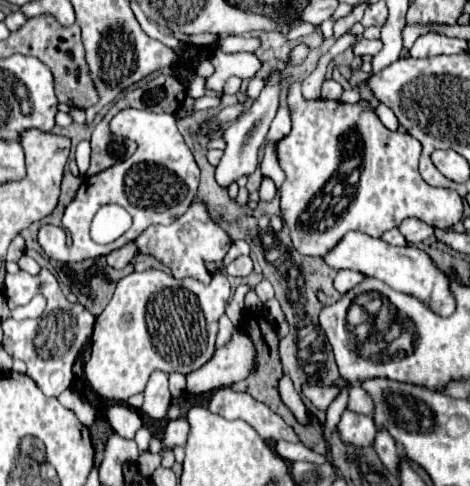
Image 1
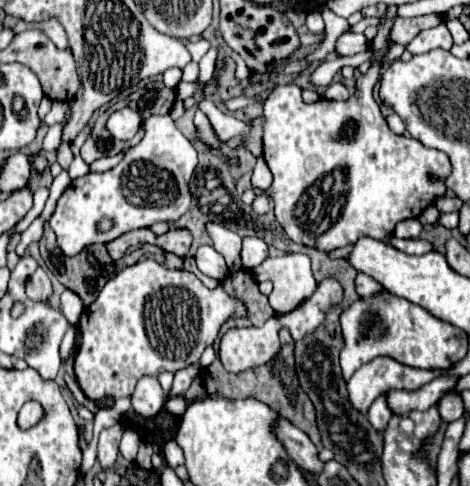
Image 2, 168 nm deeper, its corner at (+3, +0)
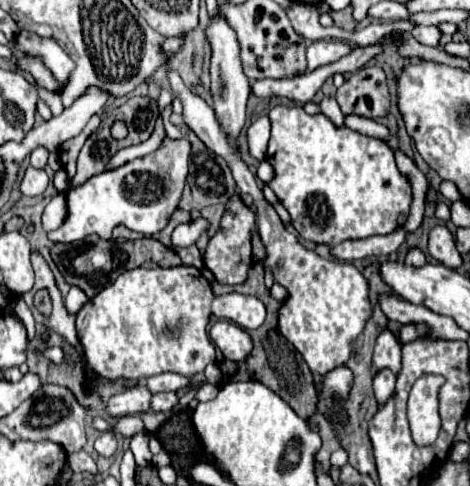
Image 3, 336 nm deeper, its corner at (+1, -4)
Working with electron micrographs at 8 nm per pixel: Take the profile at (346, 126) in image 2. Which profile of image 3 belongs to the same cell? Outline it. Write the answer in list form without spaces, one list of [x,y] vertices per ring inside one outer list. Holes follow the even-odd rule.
[[[275,106],[269,112],[269,122],[271,140],[267,160],[275,168],[275,178],[269,182],[269,186],[289,210],[293,228],[301,238],[317,244],[337,246],[343,240],[361,240],[375,234],[389,234],[399,224],[405,224],[411,204],[411,186],[407,178],[399,174],[393,150],[383,140],[367,138],[349,128],[337,128],[327,116],[311,116],[303,110],[303,106]]]

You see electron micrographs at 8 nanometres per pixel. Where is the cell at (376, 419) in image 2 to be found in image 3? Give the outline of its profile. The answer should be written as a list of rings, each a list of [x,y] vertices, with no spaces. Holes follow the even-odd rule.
[[[387,368],[381,370],[381,372],[377,372],[375,378],[373,378],[373,390],[375,390],[377,402],[383,404],[395,392],[395,374],[389,372]]]

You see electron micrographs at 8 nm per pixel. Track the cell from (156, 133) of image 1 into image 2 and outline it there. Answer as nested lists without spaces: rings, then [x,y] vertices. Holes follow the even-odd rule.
[[[121,108],[107,118],[107,130],[111,134],[135,134],[139,128],[145,130],[143,140],[129,148],[115,168],[99,174],[89,172],[73,180],[59,198],[49,224],[65,256],[77,256],[87,244],[107,244],[125,232],[147,228],[155,222],[177,222],[187,212],[191,202],[189,182],[197,168],[195,148],[177,130],[169,114],[143,118],[131,108]],[[103,218],[115,222],[105,234],[95,230],[97,222]]]

